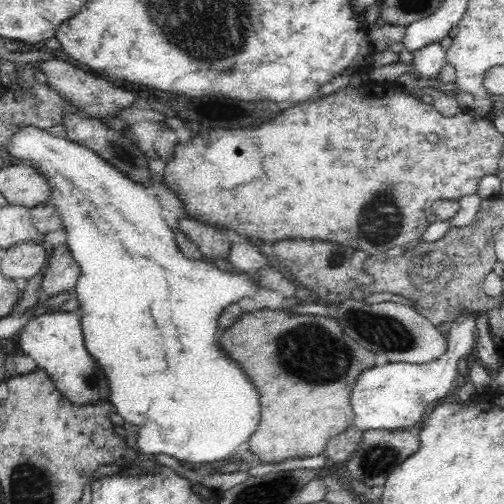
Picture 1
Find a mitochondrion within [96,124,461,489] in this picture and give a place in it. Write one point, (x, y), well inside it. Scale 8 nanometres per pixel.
(308, 351)

